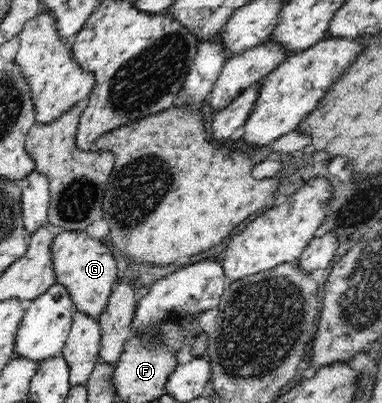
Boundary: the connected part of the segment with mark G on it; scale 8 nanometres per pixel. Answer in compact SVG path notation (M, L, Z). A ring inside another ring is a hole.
M66 229L53 239L51 252L58 276L57 283L67 287L77 310L95 318L99 316L108 307L113 285L119 281L119 269L113 251L105 242L96 239L86 230Z

